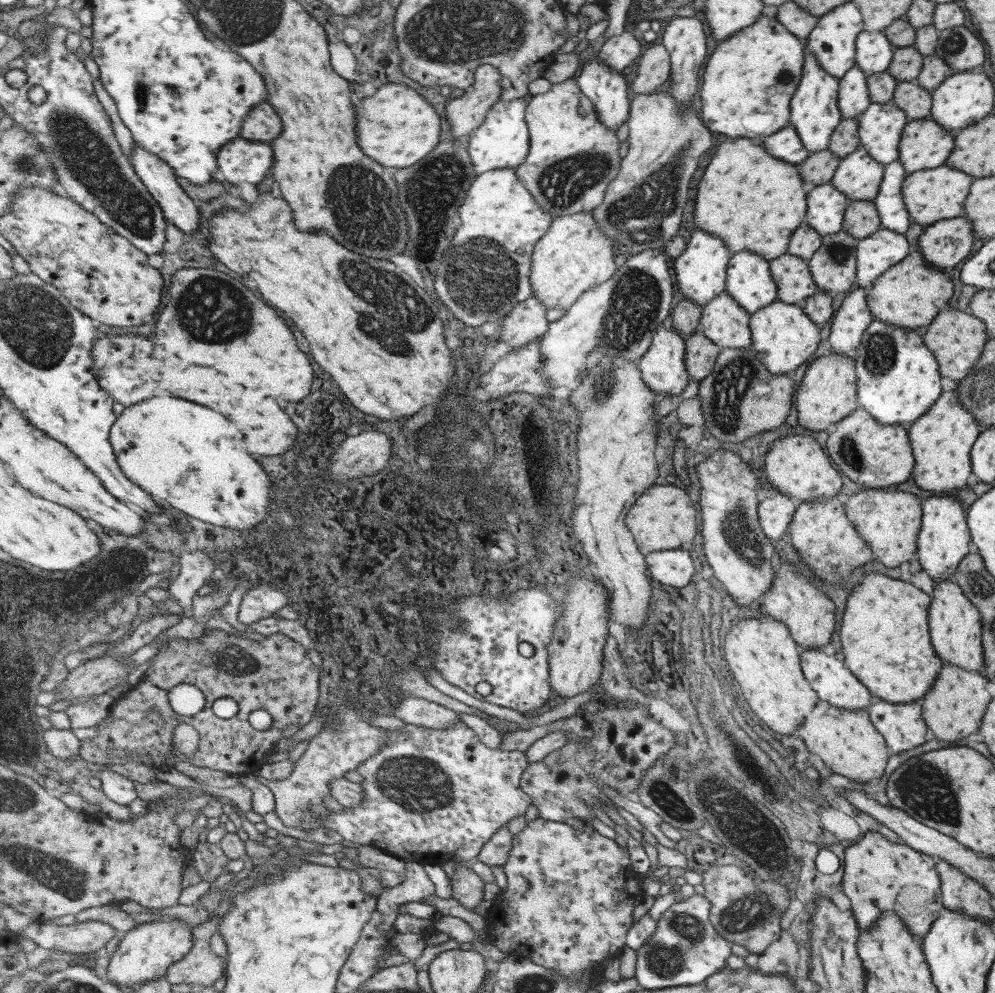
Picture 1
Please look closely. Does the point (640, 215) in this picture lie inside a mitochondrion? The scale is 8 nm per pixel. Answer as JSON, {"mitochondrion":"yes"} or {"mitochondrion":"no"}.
{"mitochondrion":"yes"}

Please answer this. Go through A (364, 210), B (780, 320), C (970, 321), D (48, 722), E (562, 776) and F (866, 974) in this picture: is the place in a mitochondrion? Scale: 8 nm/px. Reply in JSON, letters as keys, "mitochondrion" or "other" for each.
{"A":"mitochondrion","B":"other","C":"other","D":"other","E":"other","F":"other"}

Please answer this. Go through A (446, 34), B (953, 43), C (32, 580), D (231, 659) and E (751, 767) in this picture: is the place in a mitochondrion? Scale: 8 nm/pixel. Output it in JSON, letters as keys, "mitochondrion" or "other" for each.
{"A":"mitochondrion","B":"mitochondrion","C":"other","D":"mitochondrion","E":"other"}

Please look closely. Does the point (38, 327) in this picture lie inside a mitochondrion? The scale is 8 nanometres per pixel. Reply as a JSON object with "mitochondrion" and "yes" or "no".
{"mitochondrion":"yes"}

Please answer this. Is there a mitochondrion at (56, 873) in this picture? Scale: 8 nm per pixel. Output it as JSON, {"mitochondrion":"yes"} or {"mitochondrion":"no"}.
{"mitochondrion":"yes"}

